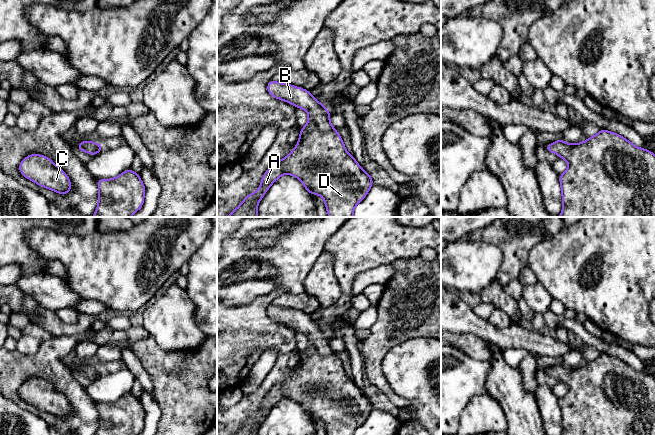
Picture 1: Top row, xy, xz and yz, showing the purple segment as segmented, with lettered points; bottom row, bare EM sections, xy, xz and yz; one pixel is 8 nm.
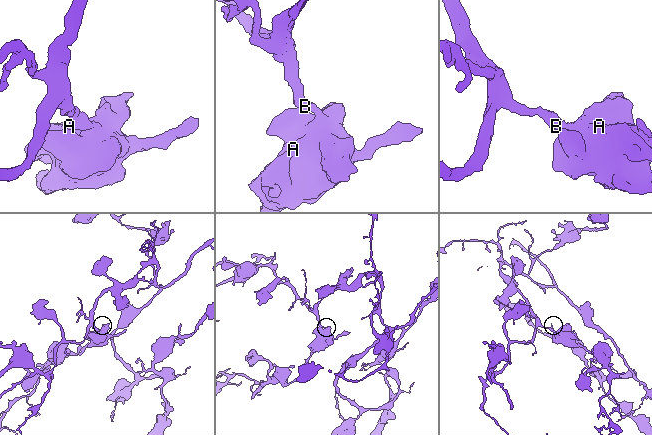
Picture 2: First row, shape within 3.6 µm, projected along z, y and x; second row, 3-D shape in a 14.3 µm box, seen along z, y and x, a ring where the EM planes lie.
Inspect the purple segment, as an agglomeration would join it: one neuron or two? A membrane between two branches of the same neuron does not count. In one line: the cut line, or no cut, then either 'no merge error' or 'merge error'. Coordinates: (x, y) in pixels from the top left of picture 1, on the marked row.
no cut | no merge error

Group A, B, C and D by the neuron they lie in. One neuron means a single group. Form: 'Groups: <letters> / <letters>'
Groups: A B C D

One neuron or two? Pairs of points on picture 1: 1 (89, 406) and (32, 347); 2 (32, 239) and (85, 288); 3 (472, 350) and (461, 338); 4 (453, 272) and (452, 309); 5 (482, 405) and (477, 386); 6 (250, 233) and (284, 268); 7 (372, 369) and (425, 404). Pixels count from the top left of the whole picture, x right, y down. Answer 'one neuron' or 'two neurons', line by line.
1: two neurons
2: one neuron
3: one neuron
4: two neurons
5: two neurons
6: one neuron
7: two neurons

